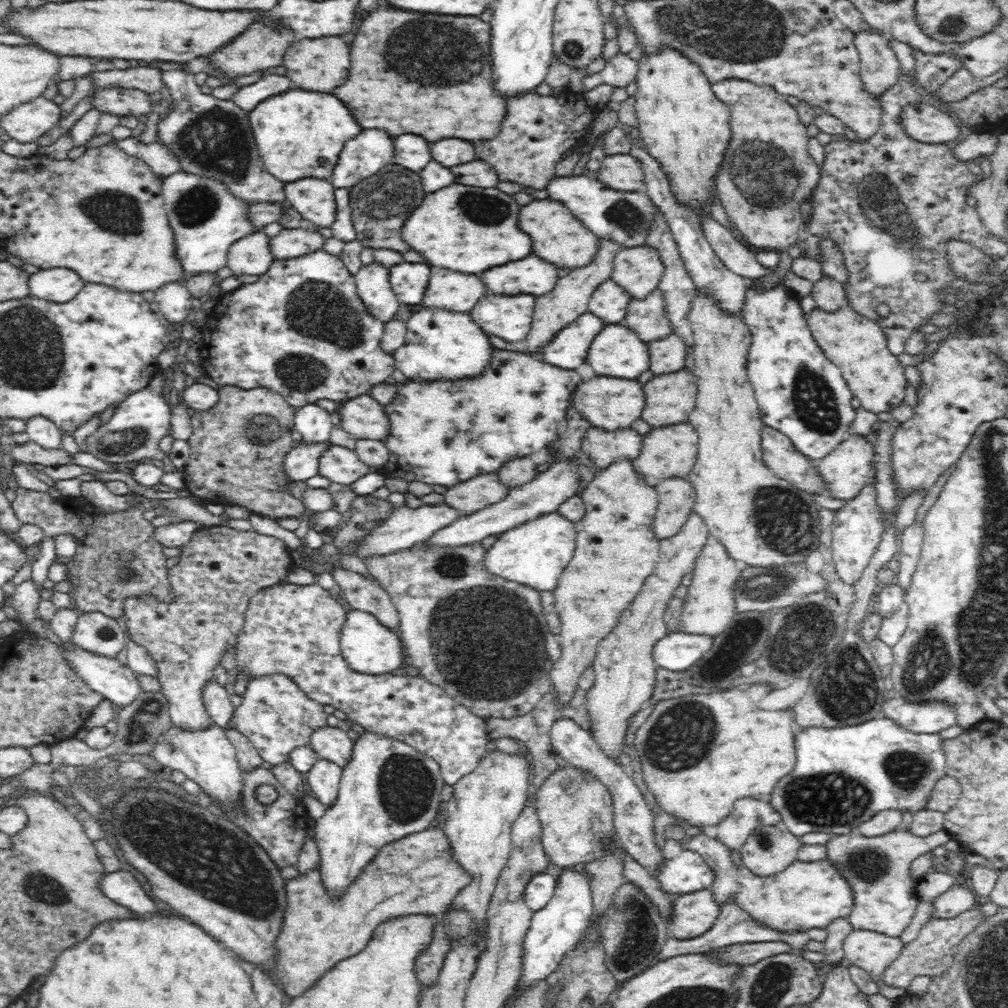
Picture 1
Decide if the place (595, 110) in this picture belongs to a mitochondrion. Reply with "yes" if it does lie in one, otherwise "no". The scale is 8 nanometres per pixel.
no

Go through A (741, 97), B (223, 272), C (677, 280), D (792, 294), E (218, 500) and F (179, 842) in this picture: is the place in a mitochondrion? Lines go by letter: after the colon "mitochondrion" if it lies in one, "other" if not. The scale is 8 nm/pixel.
A: other
B: other
C: other
D: other
E: other
F: mitochondrion

